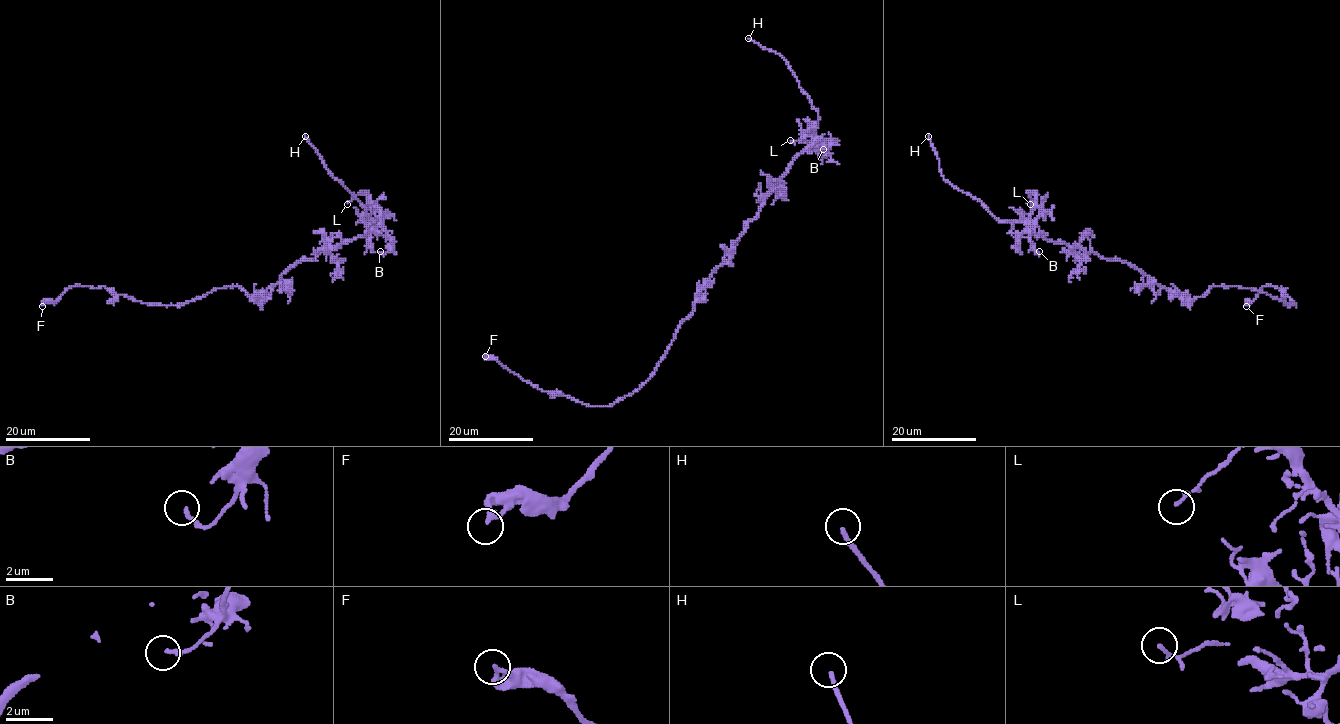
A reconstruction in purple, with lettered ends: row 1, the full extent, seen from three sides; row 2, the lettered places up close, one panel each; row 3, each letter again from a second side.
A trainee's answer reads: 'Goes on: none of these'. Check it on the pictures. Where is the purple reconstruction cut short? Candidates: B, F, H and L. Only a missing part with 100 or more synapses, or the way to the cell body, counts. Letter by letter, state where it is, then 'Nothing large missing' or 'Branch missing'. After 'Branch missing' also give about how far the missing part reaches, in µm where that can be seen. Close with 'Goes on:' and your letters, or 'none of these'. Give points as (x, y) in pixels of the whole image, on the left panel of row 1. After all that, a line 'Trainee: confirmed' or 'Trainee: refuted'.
B: Place: (380, 251). Nothing large missing
F: Place: (42, 306). Nothing large missing
H: Place: (305, 136). Branch missing. Missing length about 20 µm
L: Place: (347, 204). Nothing large missing
Goes on: H
Trainee: refuted

